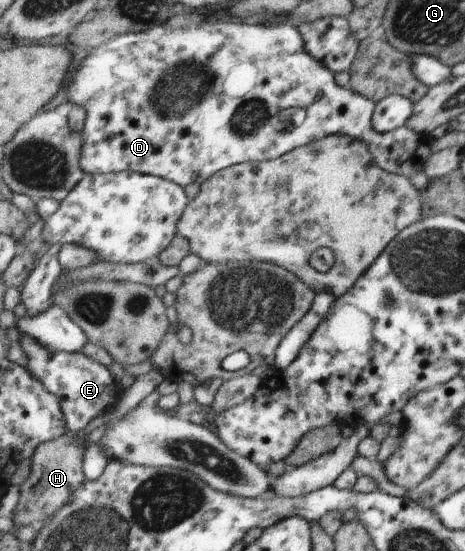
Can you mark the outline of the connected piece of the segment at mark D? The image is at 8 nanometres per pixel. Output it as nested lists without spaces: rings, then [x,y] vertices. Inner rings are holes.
[[[232,19],[226,22],[213,20],[213,22],[200,24],[198,27],[187,26],[172,29],[171,27],[159,26],[159,28],[153,28],[149,32],[132,32],[119,35],[106,45],[101,45],[97,49],[91,50],[89,56],[83,60],[77,69],[67,90],[69,104],[81,106],[81,108],[86,110],[88,116],[83,130],[84,147],[82,154],[82,167],[87,175],[133,171],[144,175],[155,175],[170,179],[174,183],[179,183],[182,187],[195,184],[195,182],[203,185],[214,174],[221,172],[223,169],[229,169],[233,165],[278,159],[299,147],[310,145],[312,142],[321,141],[322,138],[338,135],[339,133],[349,135],[355,140],[363,139],[370,146],[375,162],[383,170],[405,175],[406,177],[415,176],[415,174],[421,172],[425,158],[429,154],[433,154],[428,148],[429,143],[435,137],[433,135],[427,135],[423,138],[416,130],[409,128],[405,128],[404,131],[380,133],[374,127],[376,102],[351,88],[347,89],[339,86],[335,82],[334,72],[327,65],[318,61],[306,49],[306,42],[300,30],[289,23],[285,24],[285,22],[279,26],[260,26],[256,20],[248,22]],[[283,118],[287,118],[291,122],[291,130],[281,130],[281,126],[285,124]]]

